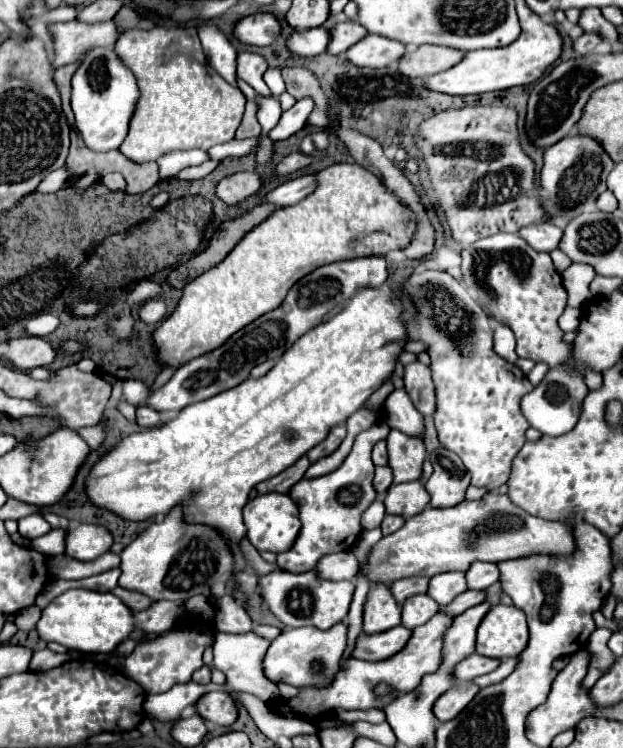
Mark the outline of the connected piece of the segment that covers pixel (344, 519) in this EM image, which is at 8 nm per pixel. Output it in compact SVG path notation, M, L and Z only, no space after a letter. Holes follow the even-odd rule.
M389 381L383 383L383 387L379 391L375 391L375 395L371 395L371 399L367 401L367 409L363 407L361 411L357 411L355 415L351 415L347 419L347 437L341 443L341 447L333 455L327 455L325 459L311 463L311 467L307 469L305 477L317 477L317 479L301 479L299 483L295 483L291 487L289 497L299 507L299 519L301 519L303 527L301 527L301 535L297 537L293 549L277 555L277 565L281 569L291 571L291 573L311 571L323 555L347 551L359 539L359 535L361 535L361 513L377 497L377 493L373 489L375 465L371 461L371 449L377 441L387 439L387 435L391 431L391 427L387 423L377 423L381 413L375 411L375 409L369 409L369 407L379 405L391 391L393 391L393 385ZM325 473L329 473L329 475L325 475ZM319 475L323 475L323 477L319 477Z

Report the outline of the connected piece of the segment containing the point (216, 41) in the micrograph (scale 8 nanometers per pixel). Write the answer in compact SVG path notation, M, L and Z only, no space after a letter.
M199 25L199 39L203 43L203 51L211 67L231 85L235 83L235 65L237 65L237 51L229 37L217 25Z

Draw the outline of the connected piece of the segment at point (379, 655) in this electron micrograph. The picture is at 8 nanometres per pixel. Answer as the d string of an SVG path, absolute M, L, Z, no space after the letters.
M403 625L393 627L391 631L377 633L377 635L361 635L357 639L353 657L355 659L365 659L365 661L385 661L399 653L411 637L411 631L405 629Z

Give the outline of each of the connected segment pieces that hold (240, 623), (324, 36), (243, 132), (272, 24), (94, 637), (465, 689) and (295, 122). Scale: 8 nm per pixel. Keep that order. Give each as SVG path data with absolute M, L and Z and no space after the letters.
M225 595L215 601L217 617L215 627L223 633L249 633L253 631L253 621L247 615L247 611L239 605L231 595Z
M321 25L305 31L295 31L287 47L297 55L321 55L329 47L329 27L331 25Z
M251 101L247 103L243 123L235 133L235 139L247 139L247 137L259 137L261 135L261 125L257 121L257 103Z
M255 13L237 23L235 35L247 45L265 47L281 35L281 23L273 13Z
M91 589L65 591L41 611L41 619L37 621L37 631L43 641L55 641L81 653L111 653L133 629L133 611L125 607L121 599L113 593L99 593Z
M455 683L433 705L435 717L439 721L451 721L469 705L469 701L477 695L477 691L479 691L479 687L475 683Z
M305 97L301 101L297 101L289 111L283 111L279 125L269 133L269 137L273 141L283 141L287 137L291 137L293 133L297 133L299 129L305 127L309 113L313 111L315 101L311 97Z

